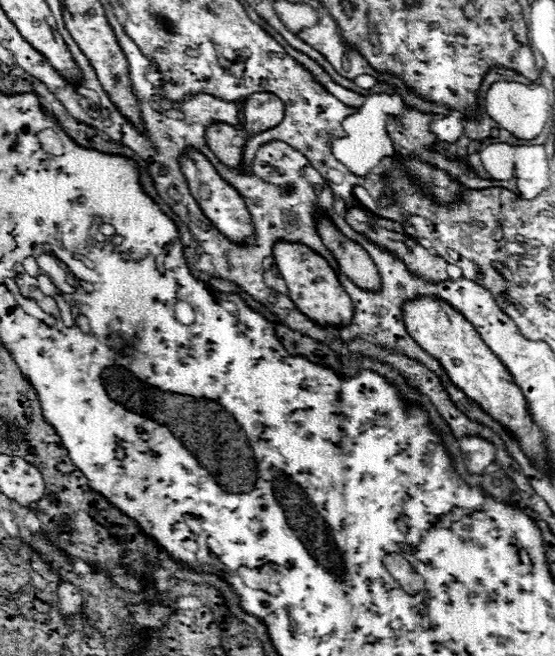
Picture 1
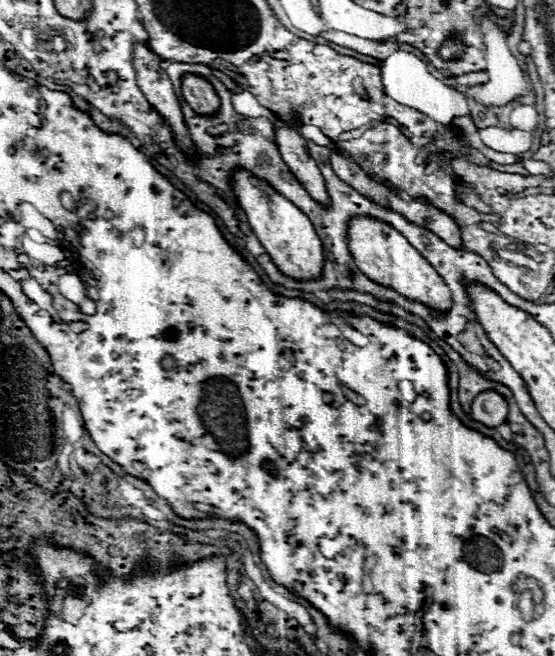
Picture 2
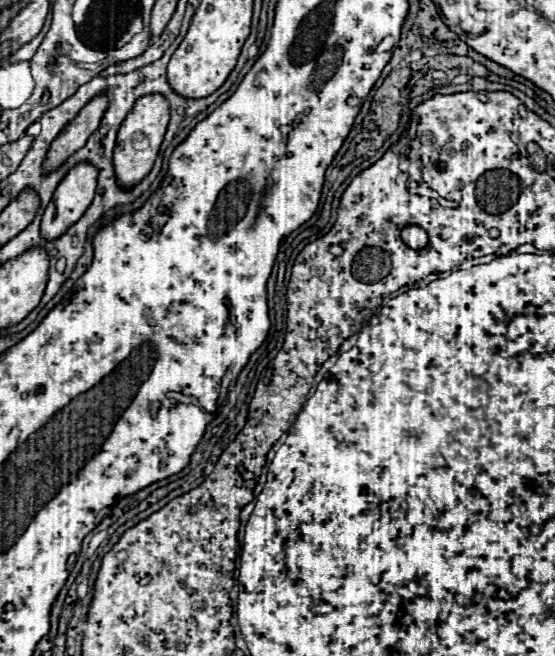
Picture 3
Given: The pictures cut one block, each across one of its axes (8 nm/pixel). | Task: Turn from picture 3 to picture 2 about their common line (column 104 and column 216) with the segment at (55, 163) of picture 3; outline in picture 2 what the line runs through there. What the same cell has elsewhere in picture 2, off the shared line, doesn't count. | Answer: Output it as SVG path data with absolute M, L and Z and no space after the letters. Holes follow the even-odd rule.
M184 74L180 80L180 90L190 108L198 114L214 114L220 108L220 100L214 86L202 76Z

